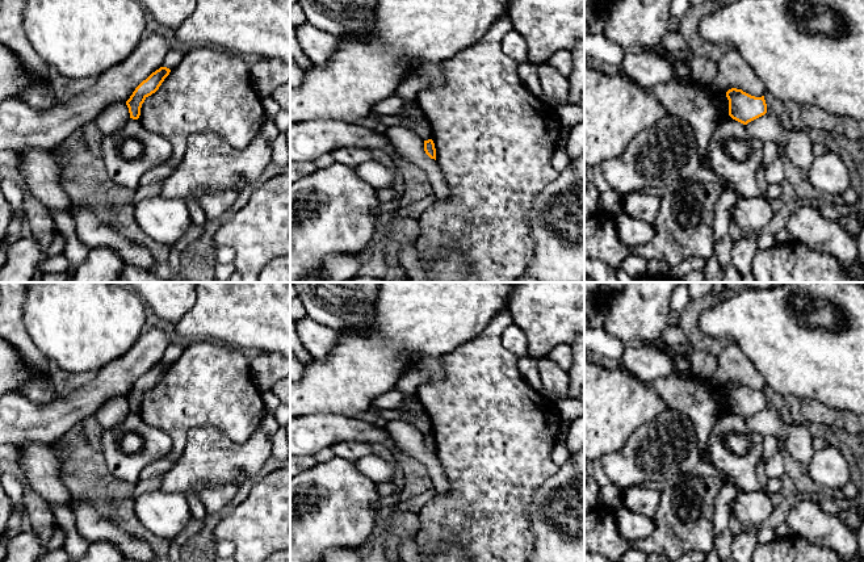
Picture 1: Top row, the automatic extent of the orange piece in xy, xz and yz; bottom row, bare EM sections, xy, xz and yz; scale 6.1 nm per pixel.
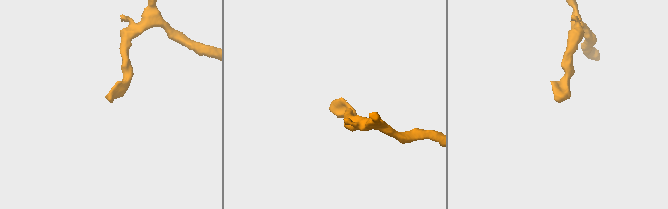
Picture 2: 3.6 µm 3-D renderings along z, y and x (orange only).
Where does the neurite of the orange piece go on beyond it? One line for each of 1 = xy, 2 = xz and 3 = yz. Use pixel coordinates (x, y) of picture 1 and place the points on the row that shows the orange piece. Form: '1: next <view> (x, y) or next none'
1: next none
2: next none
3: next none

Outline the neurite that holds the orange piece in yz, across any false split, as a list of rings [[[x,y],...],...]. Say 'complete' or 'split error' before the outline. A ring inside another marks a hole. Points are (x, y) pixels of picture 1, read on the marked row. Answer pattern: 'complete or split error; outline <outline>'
complete; outline [[[731,88],[726,92],[726,97],[729,100],[729,116],[743,125],[767,113],[764,96],[755,97],[742,89]]]

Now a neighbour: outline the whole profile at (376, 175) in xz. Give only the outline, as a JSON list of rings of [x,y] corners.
[[[374,159],[360,163],[352,169],[361,180],[376,190],[390,188],[395,177],[394,172]]]

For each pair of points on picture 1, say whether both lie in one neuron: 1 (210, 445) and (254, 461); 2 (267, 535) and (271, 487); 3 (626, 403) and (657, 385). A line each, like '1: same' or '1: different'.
1: same
2: same
3: different

